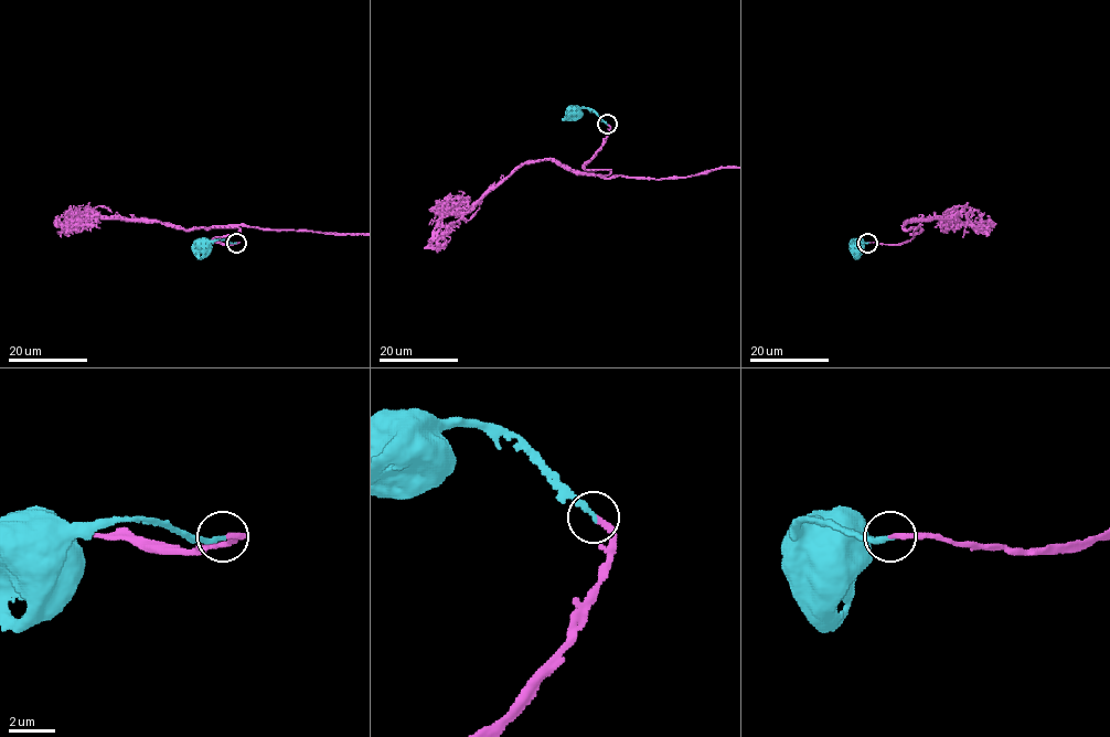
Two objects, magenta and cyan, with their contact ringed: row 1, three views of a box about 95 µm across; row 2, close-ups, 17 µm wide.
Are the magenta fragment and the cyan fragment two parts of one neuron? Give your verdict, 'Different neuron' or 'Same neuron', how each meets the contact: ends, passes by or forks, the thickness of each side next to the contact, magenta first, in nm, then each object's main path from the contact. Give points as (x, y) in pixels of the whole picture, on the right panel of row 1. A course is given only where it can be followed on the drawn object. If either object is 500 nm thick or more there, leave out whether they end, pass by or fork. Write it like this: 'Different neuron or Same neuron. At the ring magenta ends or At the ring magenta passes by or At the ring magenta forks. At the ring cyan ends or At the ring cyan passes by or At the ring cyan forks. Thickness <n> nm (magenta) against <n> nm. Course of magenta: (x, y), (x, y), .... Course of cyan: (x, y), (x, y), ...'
Same neuron. At the ring magenta ends. At the ring cyan ends. Thickness 240 nm (magenta) against 220 nm. Course of magenta: (867, 242), (900, 245), (916, 228), (922, 231), (911, 234), (916, 241), (936, 225). Course of cyan: (867, 242), (852, 241), (857, 245)

